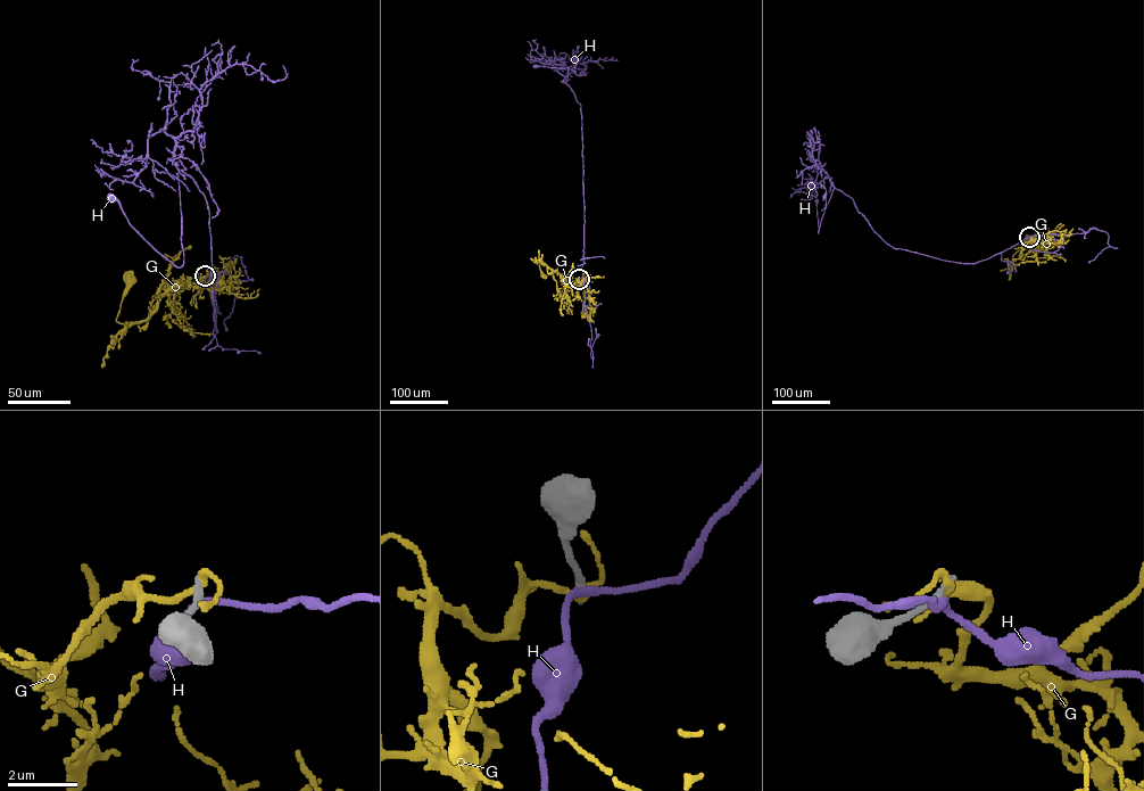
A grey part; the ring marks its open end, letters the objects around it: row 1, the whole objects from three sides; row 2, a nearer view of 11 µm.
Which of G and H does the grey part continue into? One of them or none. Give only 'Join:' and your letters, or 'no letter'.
Join: no letter

